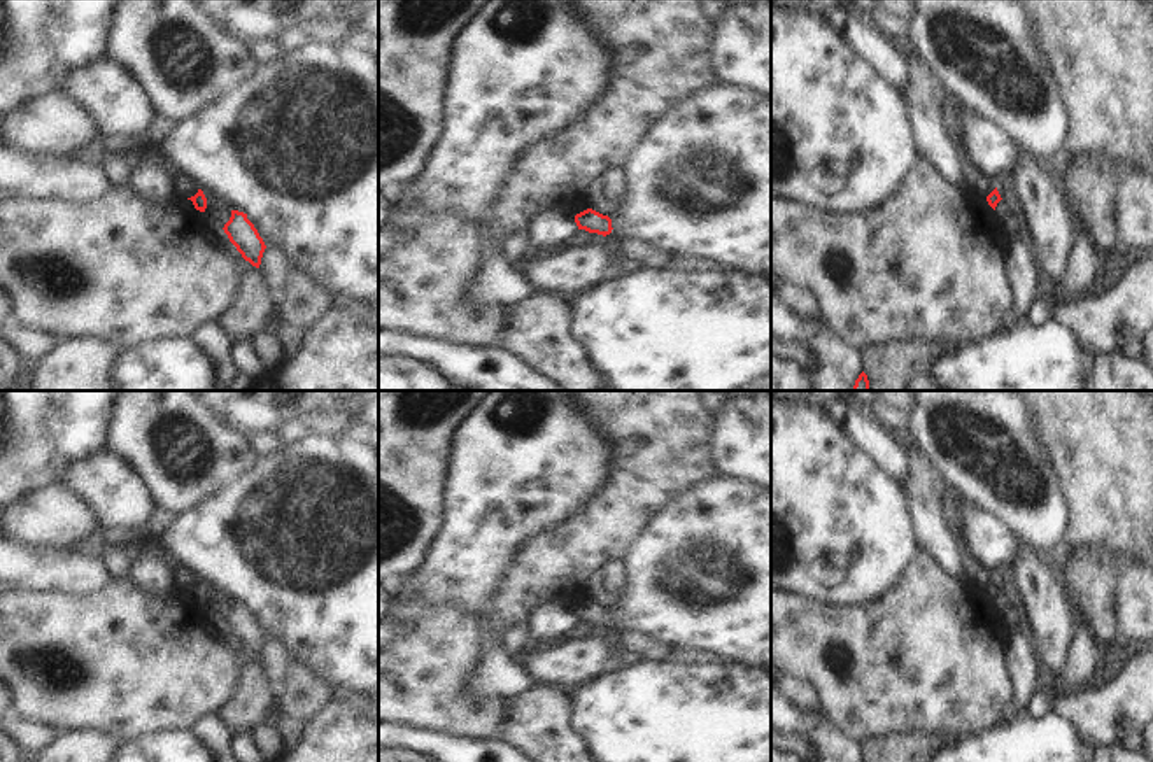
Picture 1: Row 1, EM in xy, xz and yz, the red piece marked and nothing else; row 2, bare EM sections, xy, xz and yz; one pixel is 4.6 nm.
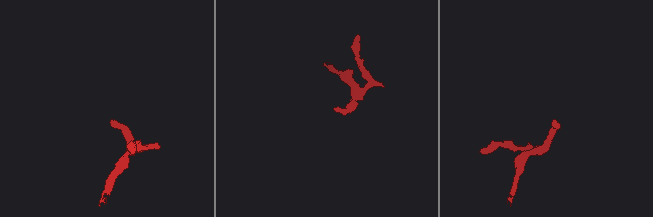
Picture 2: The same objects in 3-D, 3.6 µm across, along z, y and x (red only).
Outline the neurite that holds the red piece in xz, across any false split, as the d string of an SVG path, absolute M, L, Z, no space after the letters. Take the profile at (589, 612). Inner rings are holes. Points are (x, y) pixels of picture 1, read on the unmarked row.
M587 601L580 606L575 608L575 615L578 622L585 622L589 625L598 625L598 627L610 627L612 625L612 611L608 608L603 608L592 601Z

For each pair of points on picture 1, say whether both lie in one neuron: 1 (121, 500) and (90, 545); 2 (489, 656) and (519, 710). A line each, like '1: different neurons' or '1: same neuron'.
1: different neurons
2: different neurons

